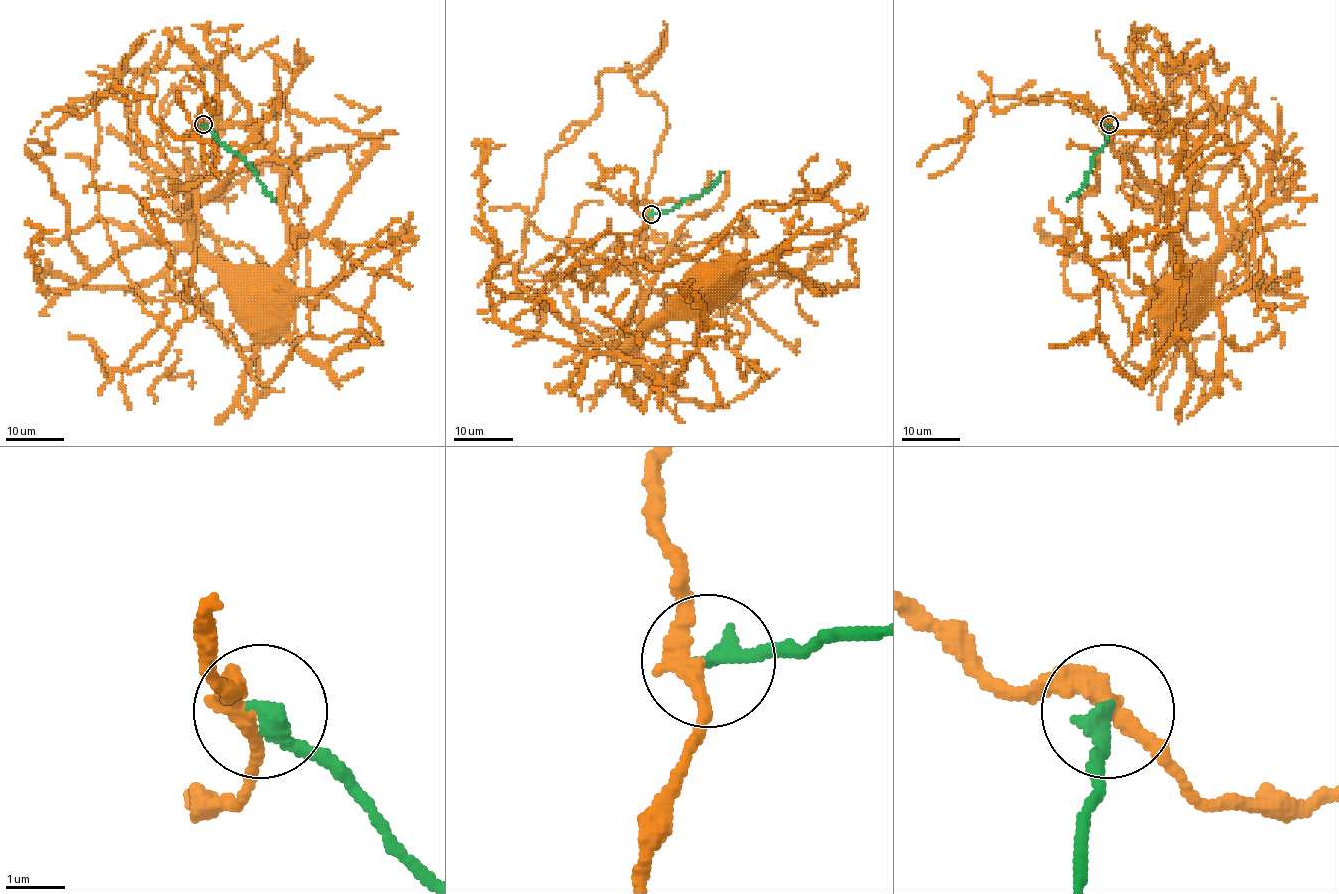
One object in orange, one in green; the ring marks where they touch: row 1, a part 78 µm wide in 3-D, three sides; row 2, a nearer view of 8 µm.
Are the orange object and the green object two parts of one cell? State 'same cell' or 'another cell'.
another cell

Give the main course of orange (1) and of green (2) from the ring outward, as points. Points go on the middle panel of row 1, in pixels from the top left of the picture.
1: (650, 214), (638, 264), (647, 268), (653, 264), (642, 274), (648, 281), (642, 326), (666, 309), (695, 278)
2: (651, 214), (667, 212), (685, 199), (697, 197), (722, 171)

